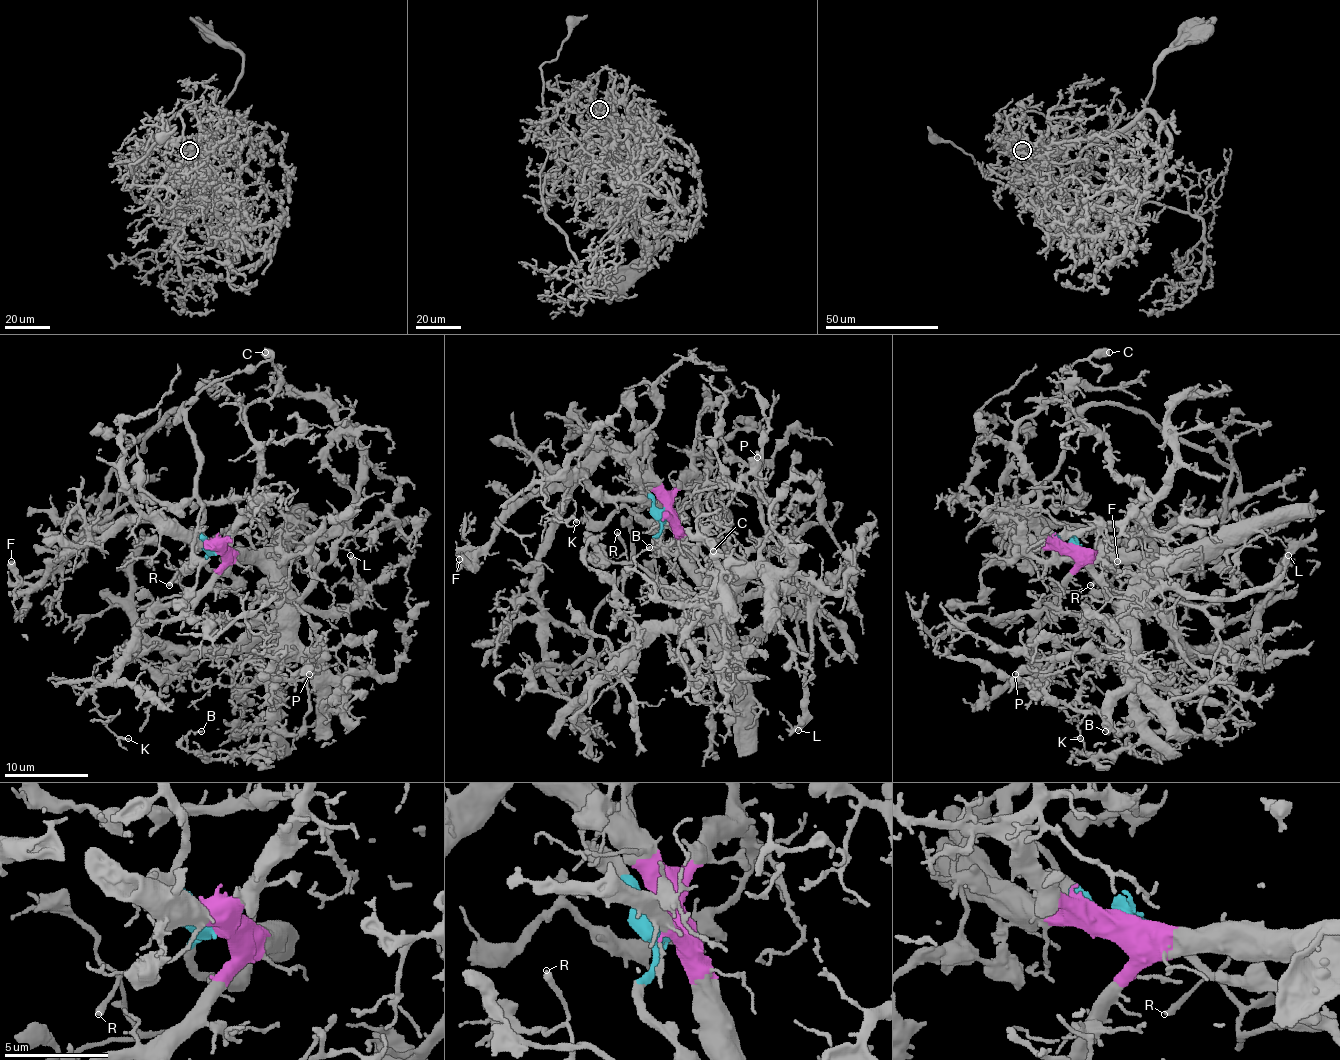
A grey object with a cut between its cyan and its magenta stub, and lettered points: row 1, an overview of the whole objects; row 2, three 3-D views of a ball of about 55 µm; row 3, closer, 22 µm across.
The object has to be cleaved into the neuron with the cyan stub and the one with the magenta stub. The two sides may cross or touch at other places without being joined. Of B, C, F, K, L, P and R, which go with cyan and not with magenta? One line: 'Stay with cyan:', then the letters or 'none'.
Stay with cyan: C, R

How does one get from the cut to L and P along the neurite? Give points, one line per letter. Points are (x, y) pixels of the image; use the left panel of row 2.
L: (219, 548), (254, 552), (309, 609), (330, 611), (353, 607), (361, 598), (351, 554)
P: (219, 548), (254, 552), (265, 560), (286, 611), (286, 630), (311, 655), (326, 653), (298, 672), (309, 674)

